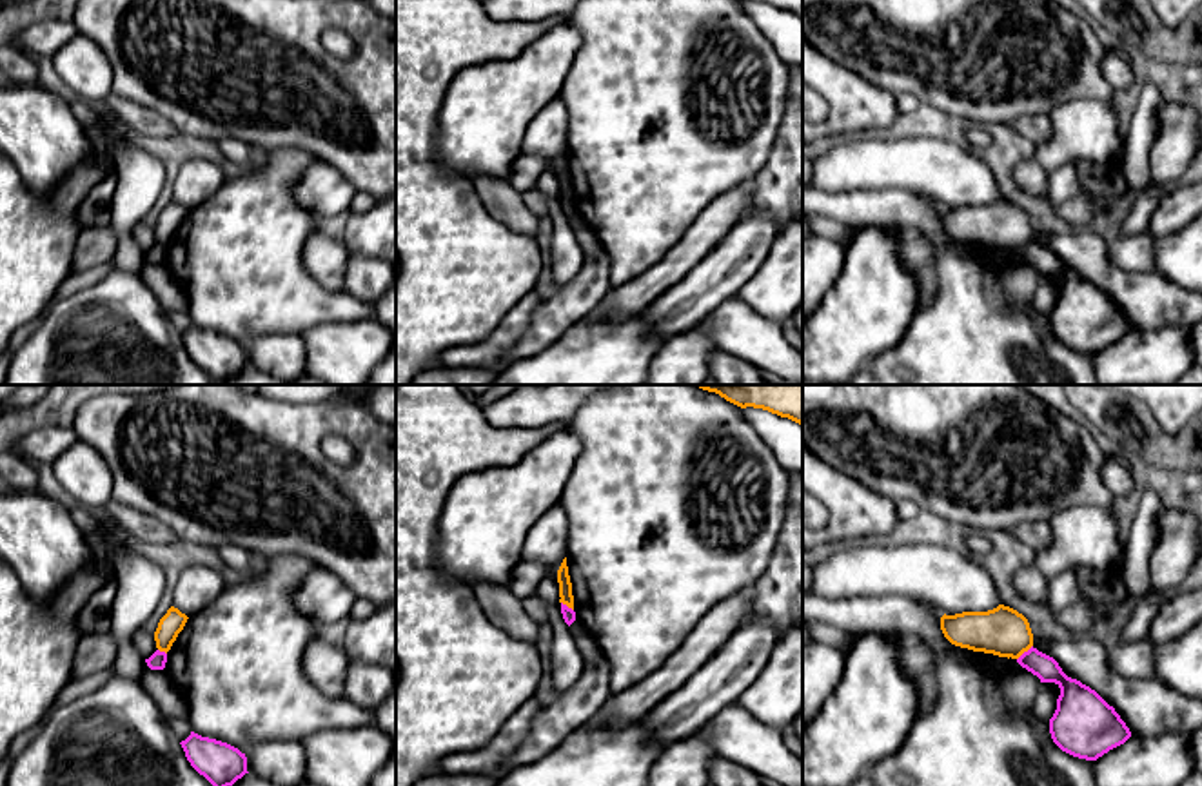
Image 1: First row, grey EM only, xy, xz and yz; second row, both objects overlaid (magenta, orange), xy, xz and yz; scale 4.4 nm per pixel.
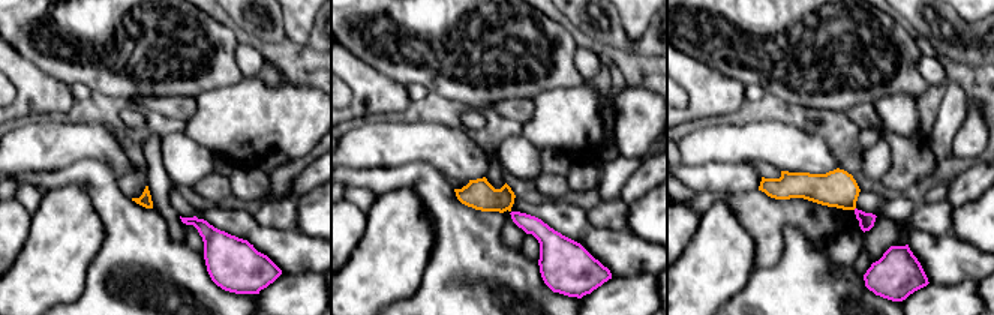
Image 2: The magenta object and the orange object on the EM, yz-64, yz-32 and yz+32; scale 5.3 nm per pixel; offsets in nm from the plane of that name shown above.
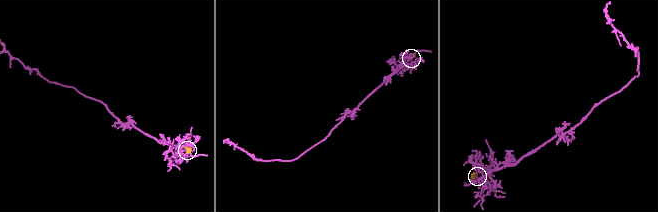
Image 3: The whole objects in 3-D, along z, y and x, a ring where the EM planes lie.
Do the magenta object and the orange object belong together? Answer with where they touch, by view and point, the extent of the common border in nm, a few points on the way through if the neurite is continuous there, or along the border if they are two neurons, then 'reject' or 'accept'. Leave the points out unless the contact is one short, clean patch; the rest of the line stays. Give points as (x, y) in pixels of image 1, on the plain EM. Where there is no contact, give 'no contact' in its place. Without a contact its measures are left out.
meets magenta in yz at (1024, 245); contact 100 nm long; border along yz (1032, 238), (1017, 253); reject

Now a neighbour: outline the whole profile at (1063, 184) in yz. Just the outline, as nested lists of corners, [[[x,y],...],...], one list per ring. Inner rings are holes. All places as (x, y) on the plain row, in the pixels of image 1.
[[[1071,165],[1051,167],[1048,172],[1048,196],[1046,201],[1057,209],[1064,201],[1082,192],[1077,171]]]

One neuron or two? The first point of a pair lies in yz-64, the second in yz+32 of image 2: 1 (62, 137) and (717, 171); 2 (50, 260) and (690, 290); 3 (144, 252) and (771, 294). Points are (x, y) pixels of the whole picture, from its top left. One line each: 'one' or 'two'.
1: two
2: one
3: one

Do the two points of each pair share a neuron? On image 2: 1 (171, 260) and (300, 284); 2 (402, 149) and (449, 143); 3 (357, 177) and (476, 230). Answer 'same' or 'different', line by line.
1: different
2: same
3: same

